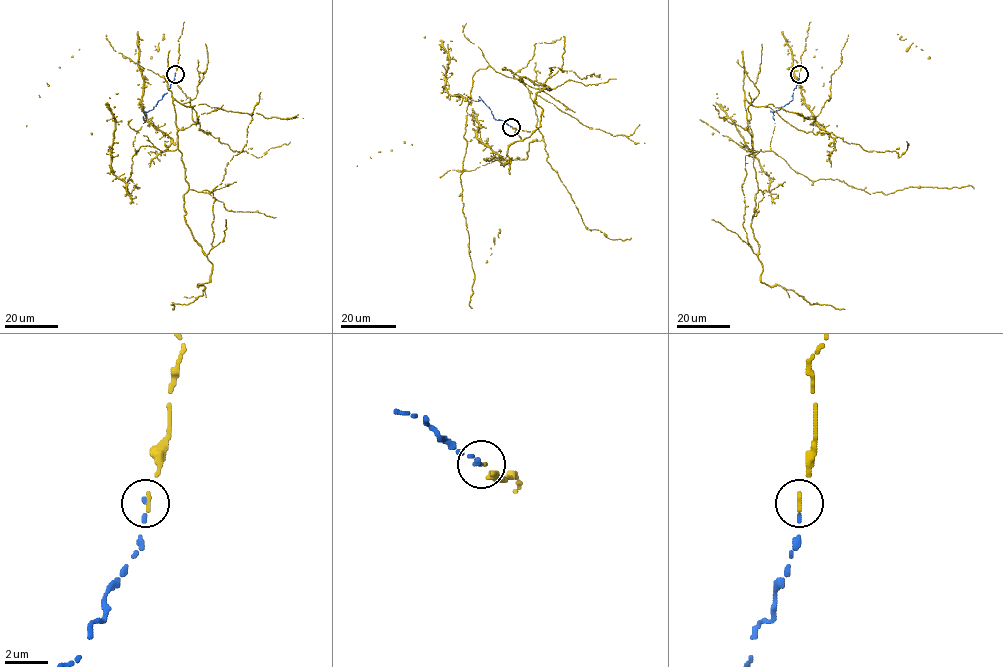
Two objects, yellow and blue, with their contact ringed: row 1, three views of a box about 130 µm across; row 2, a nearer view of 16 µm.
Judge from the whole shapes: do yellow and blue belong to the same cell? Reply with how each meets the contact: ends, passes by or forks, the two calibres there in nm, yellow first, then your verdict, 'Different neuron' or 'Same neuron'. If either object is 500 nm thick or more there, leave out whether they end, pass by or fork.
At the ring yellow ends. At the ring blue ends. Thickness 150 nm (yellow) against 180 nm. Same neuron

